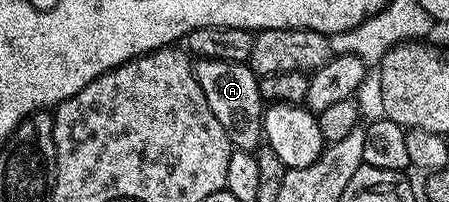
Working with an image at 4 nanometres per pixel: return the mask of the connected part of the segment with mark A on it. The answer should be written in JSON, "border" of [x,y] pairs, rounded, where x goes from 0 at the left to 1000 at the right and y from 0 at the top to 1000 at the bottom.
{"border":[[[443,287],[432,312],[432,376],[445,401],[445,441],[454,441],[454,480],[463,495],[463,540],[481,559],[481,599],[508,658],[514,733],[535,748],[572,752],[586,703],[584,554],[588,495],[575,436],[577,376],[548,312],[519,312],[488,292]]]}

